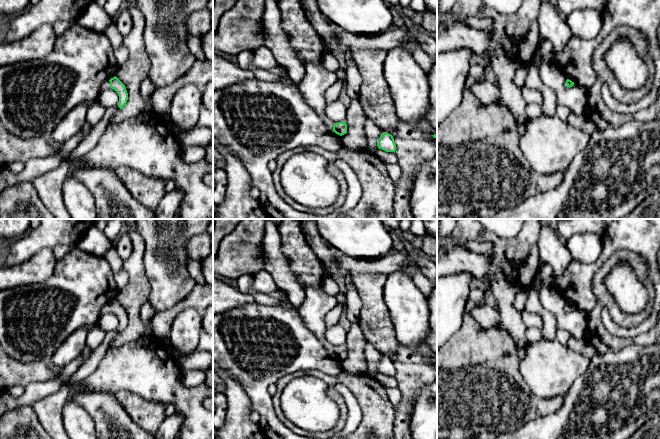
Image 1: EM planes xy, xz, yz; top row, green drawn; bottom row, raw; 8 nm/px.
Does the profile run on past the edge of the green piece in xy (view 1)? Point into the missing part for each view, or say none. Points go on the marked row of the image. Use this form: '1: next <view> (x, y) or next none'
1: next xy (106, 85)

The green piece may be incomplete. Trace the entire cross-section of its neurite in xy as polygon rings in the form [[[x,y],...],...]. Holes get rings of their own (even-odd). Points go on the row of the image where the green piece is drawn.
[[[115,76],[109,81],[103,83],[101,91],[106,90],[108,88],[112,88],[117,92],[119,96],[118,107],[122,109],[126,105],[128,100],[128,93],[125,85]]]

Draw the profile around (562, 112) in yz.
[[[558,104],[556,105],[556,116],[564,121],[567,122],[569,115],[571,114],[571,111],[569,110],[569,108],[567,108],[564,105]]]

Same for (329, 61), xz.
[[[332,53],[325,54],[322,58],[322,63],[331,72],[336,73],[339,70],[339,62]]]

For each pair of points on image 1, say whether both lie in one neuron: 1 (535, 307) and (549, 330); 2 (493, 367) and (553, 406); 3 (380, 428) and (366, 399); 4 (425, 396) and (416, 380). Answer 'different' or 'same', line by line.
1: same
2: same
3: same
4: different

